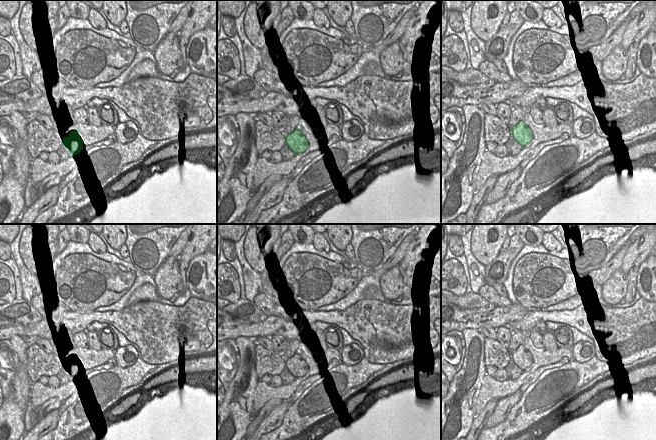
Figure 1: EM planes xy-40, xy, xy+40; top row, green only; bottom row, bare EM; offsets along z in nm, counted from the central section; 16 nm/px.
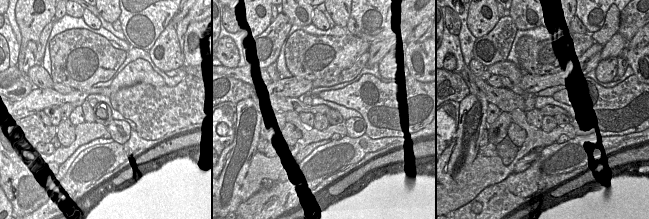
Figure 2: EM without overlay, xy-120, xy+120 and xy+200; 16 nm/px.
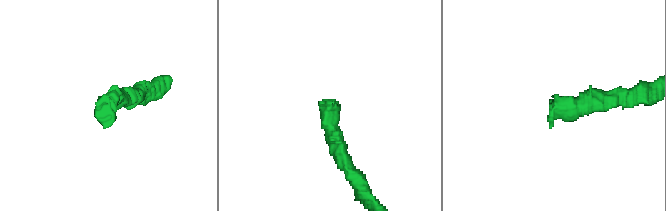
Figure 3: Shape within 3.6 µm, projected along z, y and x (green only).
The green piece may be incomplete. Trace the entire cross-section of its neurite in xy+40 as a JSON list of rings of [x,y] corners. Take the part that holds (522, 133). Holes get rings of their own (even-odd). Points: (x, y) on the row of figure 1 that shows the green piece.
[[[519,121],[518,124],[511,129],[511,135],[522,147],[530,144],[533,139],[531,129],[523,121]]]

